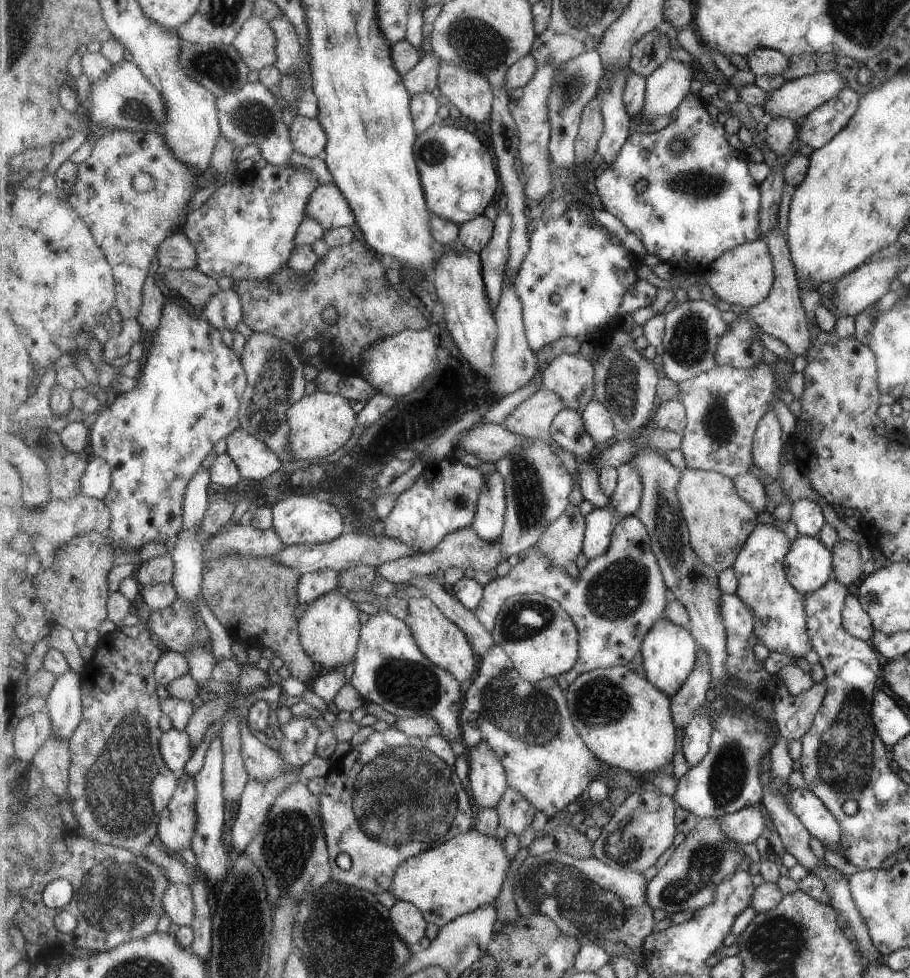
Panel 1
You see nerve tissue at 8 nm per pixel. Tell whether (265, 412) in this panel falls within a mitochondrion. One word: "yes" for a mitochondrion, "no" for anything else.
yes

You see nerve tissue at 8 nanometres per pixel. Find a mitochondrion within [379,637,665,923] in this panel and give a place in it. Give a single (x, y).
(531, 715)

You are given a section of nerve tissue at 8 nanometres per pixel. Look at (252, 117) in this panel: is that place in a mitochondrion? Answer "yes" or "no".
yes

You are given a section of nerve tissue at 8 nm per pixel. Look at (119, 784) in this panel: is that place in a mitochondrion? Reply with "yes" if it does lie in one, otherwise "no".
yes

